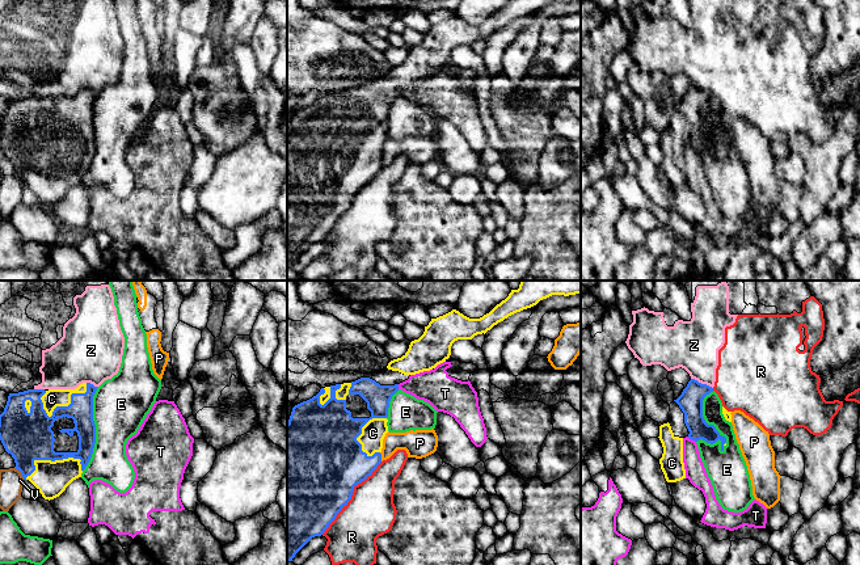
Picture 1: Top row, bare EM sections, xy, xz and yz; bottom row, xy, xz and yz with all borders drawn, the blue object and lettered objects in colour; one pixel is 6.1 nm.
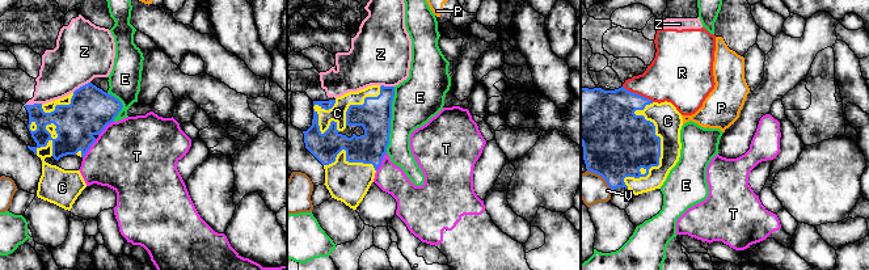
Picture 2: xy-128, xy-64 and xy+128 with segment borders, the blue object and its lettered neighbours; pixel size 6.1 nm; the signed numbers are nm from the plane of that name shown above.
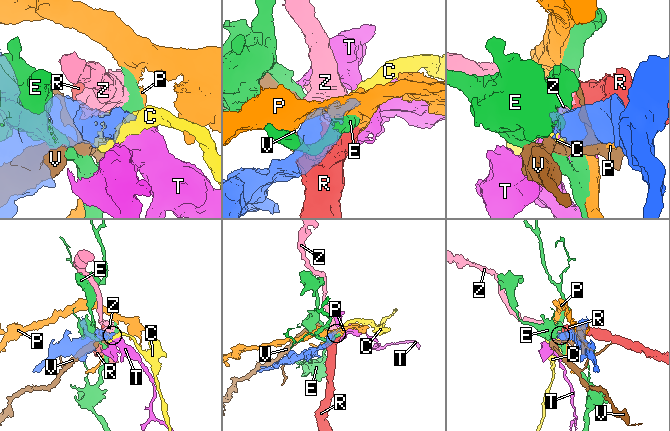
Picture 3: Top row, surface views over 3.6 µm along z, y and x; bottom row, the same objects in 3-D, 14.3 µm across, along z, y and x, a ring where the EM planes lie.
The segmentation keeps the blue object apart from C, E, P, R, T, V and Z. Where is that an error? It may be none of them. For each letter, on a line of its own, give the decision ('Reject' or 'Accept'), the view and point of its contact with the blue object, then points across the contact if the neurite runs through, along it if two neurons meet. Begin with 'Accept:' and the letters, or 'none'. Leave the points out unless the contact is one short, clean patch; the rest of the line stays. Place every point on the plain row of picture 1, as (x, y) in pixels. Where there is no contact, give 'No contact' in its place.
Accept: C
C: Accept. Touches blue at xy (71, 108)
E: Reject. Touches blue at xy (95, 135)
P: Reject. Touches blue at xz (380, 163)
R: Reject. Touches blue at xz (351, 201)
T: Reject. Touches blue at yz (691, 144). Boundary: yz (687, 143), (695, 148)
V: Reject. Touches blue at xy (21, 180)
Z: Reject. Touches blue at yz (700, 89). Boundary: yz (691, 84), (712, 95)

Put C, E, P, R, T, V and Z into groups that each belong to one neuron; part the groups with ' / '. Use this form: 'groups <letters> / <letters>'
groups C / E / P / R Z / T / V

